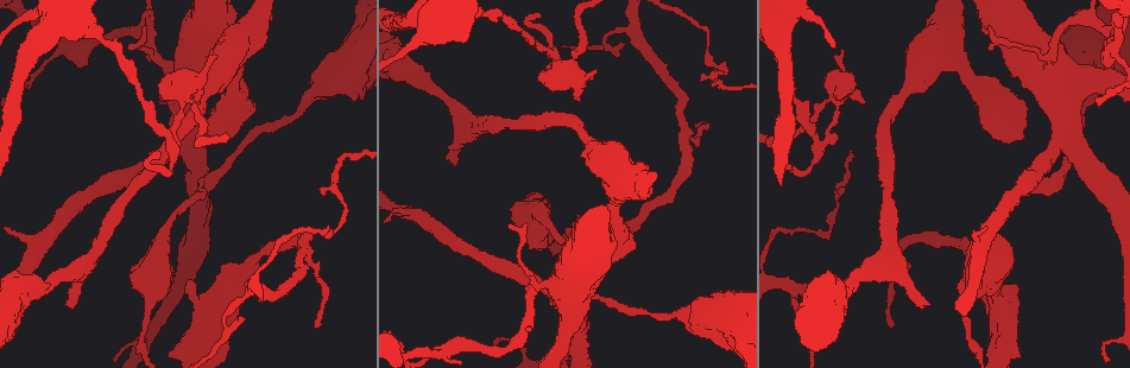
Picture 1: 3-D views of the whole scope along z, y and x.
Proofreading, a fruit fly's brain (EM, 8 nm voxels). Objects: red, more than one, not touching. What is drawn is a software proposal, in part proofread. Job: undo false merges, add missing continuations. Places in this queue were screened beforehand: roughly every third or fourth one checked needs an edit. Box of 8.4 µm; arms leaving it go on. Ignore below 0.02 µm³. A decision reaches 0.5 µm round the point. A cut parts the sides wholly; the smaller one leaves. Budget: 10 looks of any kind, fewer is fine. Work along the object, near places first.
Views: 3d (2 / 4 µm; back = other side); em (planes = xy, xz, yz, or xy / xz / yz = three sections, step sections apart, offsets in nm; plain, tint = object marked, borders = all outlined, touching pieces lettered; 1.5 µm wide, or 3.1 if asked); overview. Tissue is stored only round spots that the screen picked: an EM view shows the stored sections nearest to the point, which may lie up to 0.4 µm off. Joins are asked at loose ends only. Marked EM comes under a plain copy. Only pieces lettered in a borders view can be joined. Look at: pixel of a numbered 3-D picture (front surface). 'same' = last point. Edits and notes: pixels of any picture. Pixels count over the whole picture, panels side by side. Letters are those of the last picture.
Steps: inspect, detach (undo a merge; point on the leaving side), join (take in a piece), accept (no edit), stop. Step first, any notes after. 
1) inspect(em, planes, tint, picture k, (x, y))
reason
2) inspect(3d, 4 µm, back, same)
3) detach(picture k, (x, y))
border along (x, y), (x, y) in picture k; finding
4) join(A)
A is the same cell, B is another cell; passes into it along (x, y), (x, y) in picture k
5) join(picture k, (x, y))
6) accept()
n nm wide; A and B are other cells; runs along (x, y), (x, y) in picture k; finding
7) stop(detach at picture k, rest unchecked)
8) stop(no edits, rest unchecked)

inspect(em, yz, step 8, borders, picture 1, (687, 317))

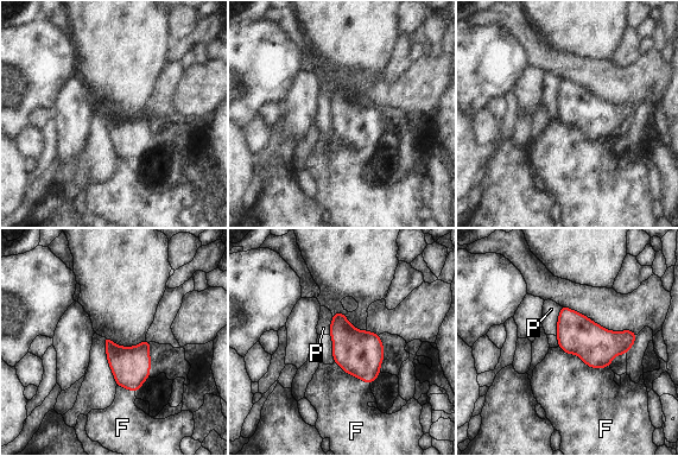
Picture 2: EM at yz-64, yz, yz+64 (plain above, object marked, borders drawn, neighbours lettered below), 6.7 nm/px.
accept()
F and P are other cells; border along (558, 344), (589, 366), (609, 366) in picture 2; continuous, no second neuron

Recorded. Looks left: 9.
inspect(3d, 4 µm, picture 1, (169, 69))
sudden change in width

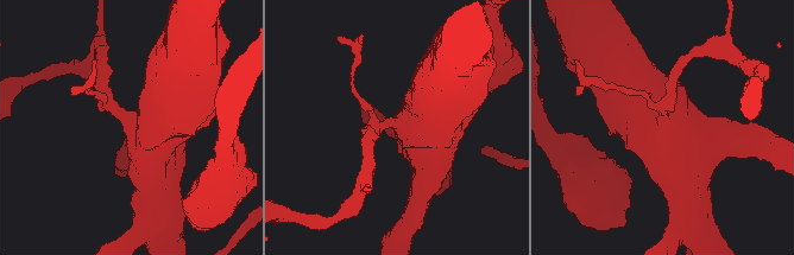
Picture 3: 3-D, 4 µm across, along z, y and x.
inspect(em, 3.1 µm, xz, step 16, borders, picture 3, (661, 123))

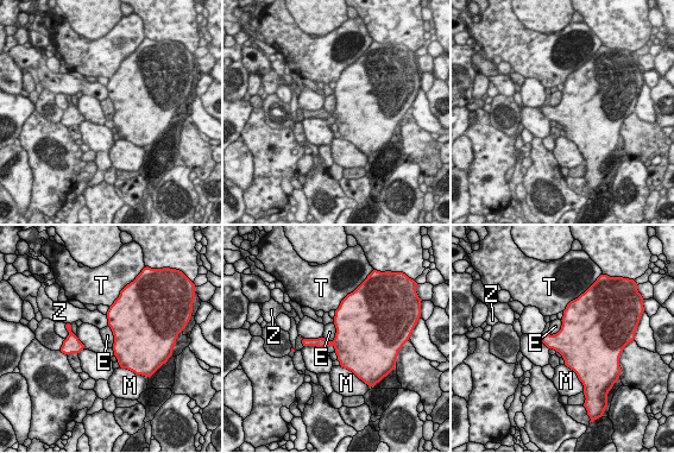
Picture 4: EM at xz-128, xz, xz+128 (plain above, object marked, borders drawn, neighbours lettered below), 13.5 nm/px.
accept()
E, M, T and Z are other cells; border along (333, 322), (335, 337), (329, 343) in picture 4; one neuron here

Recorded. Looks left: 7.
inspect(em, planes, borders, picture 1, (77, 67))
an open end

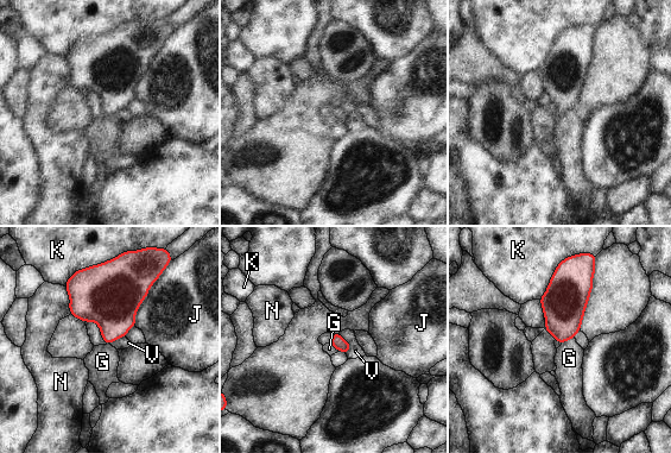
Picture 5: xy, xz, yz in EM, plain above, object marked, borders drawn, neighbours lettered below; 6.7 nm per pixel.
accept()
G, J, K, N and V are other cells; border along (574, 337), (562, 344) in picture 5; no lettered piece goes on from it

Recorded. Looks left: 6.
inspect(3d, 2 µm, picture 1, (455, 162))
an open end

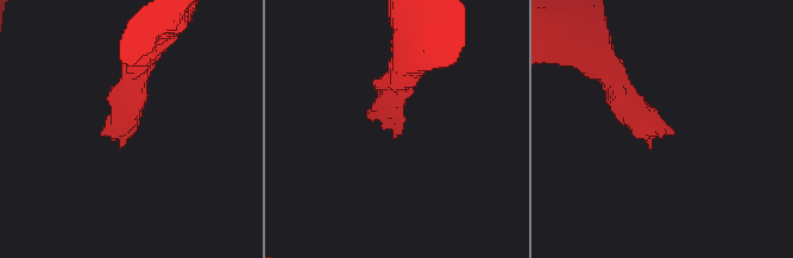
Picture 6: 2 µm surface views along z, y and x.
inspect(em, planes, borders, picture 6, (393, 135))
now the EM

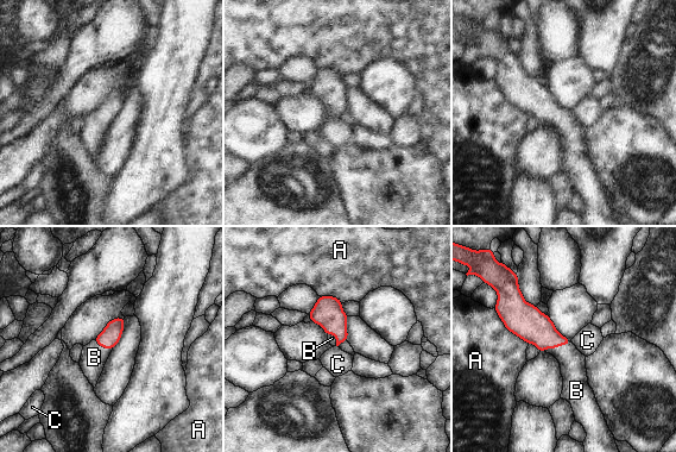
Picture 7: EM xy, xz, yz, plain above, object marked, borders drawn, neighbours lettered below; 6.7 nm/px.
join(B)
140 nm wide; B is the same cell, A and C are other cells; passes into it along (529, 324), (557, 345), (572, 362) in picture 7; the neuron continues

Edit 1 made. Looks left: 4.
stop(join at picture 7, rest unchecked)

